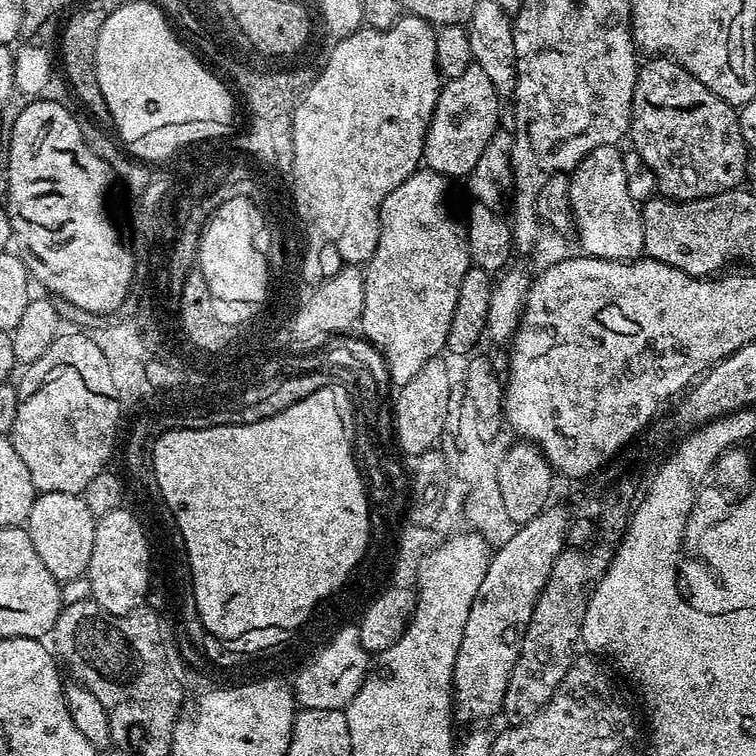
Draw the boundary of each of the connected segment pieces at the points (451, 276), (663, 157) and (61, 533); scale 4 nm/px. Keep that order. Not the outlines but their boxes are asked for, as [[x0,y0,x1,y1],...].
[[359,170,470,386],[630,62,750,202],[26,492,98,582]]

